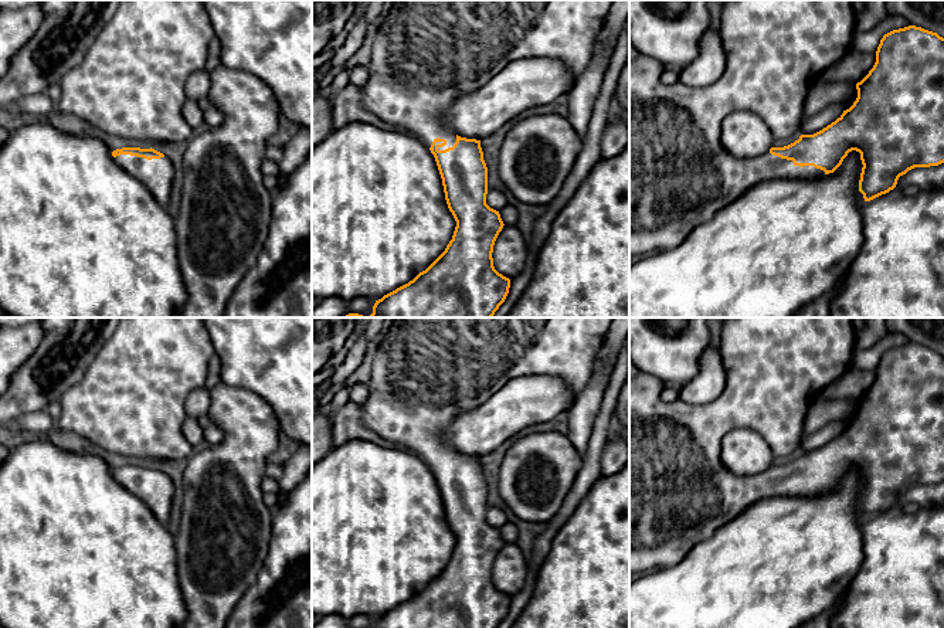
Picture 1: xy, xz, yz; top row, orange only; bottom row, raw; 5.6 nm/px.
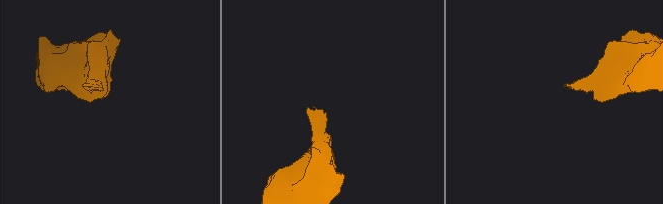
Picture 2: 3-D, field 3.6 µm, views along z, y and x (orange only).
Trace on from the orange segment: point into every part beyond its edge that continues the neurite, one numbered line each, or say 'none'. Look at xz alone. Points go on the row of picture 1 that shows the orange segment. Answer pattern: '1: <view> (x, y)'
1: xz (427, 54)

